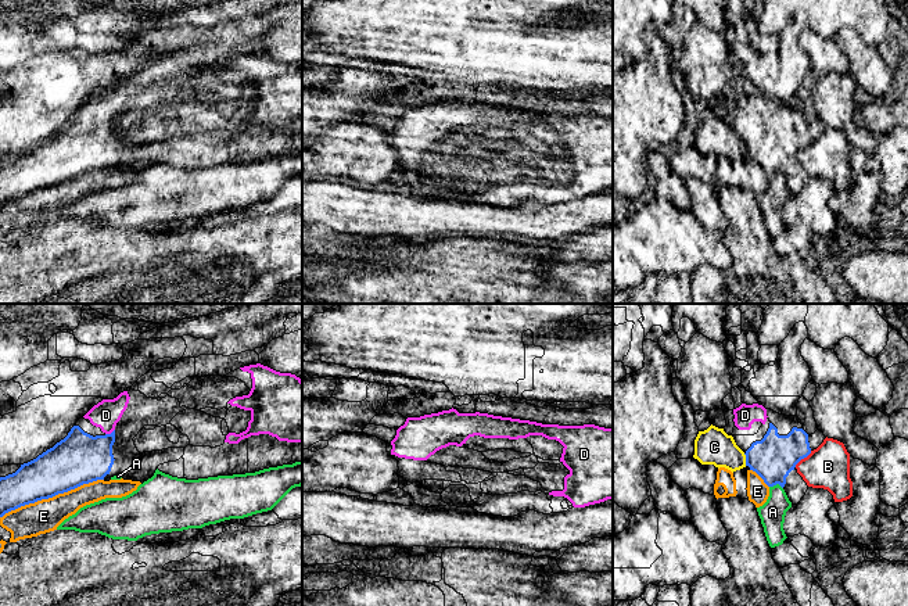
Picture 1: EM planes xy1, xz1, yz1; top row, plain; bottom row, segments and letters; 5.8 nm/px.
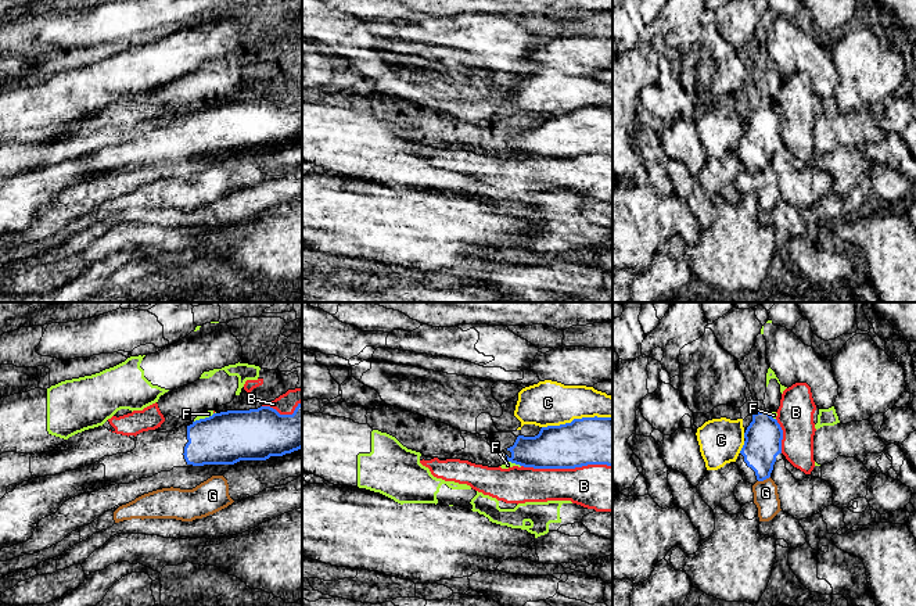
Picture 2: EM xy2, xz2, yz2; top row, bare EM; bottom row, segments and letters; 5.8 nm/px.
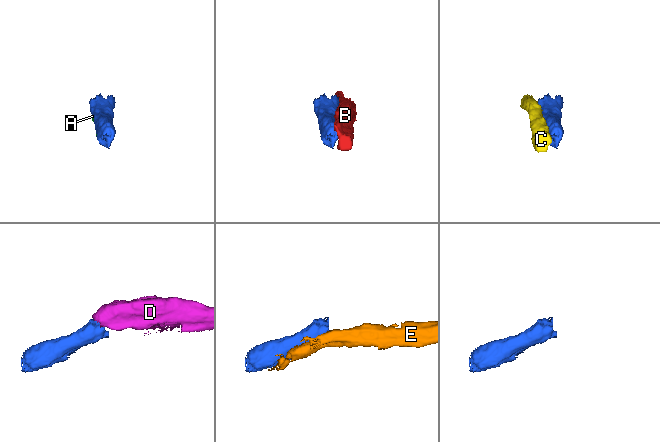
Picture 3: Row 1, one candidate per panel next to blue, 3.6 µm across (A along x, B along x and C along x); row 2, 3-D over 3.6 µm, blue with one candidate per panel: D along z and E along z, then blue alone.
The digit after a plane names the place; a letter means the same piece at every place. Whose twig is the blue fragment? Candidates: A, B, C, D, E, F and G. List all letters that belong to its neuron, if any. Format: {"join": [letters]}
{"join": ["D"]}

